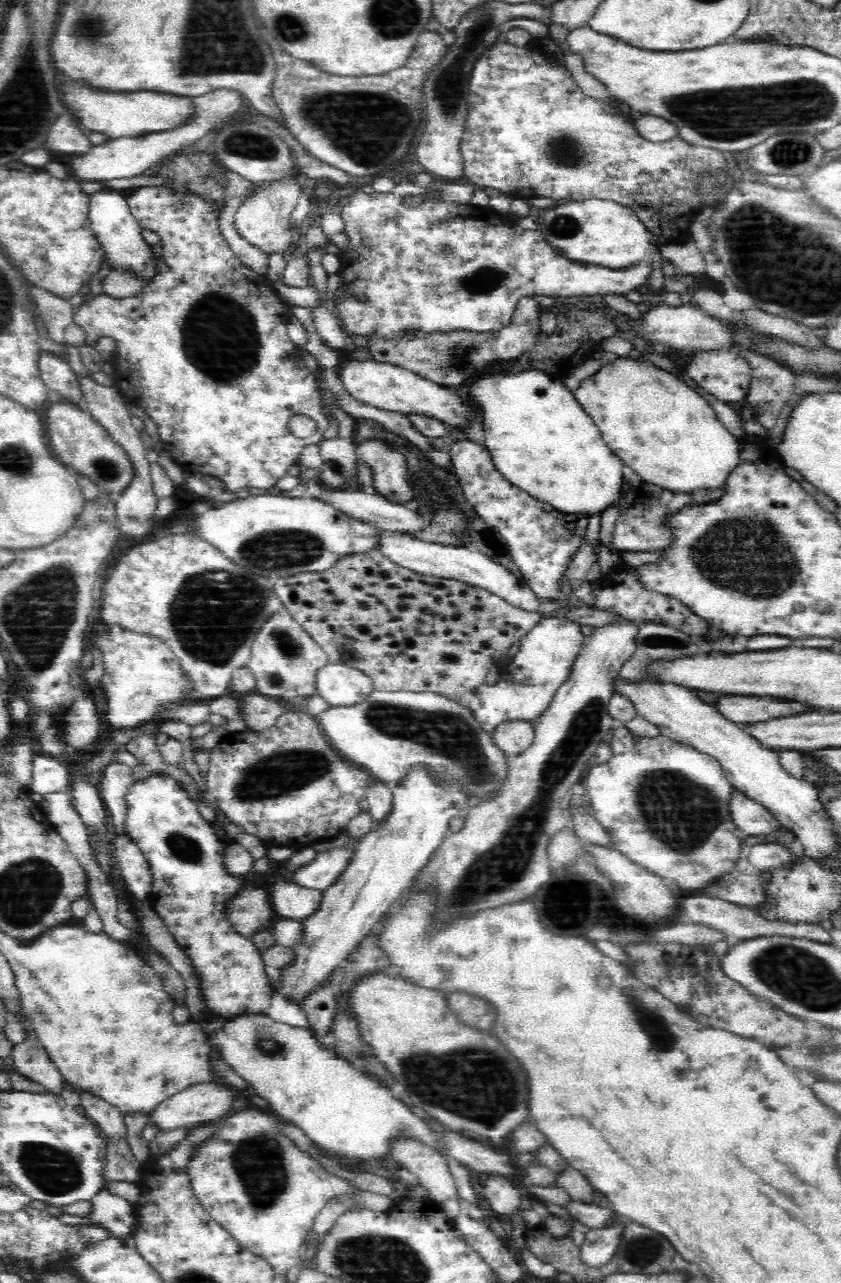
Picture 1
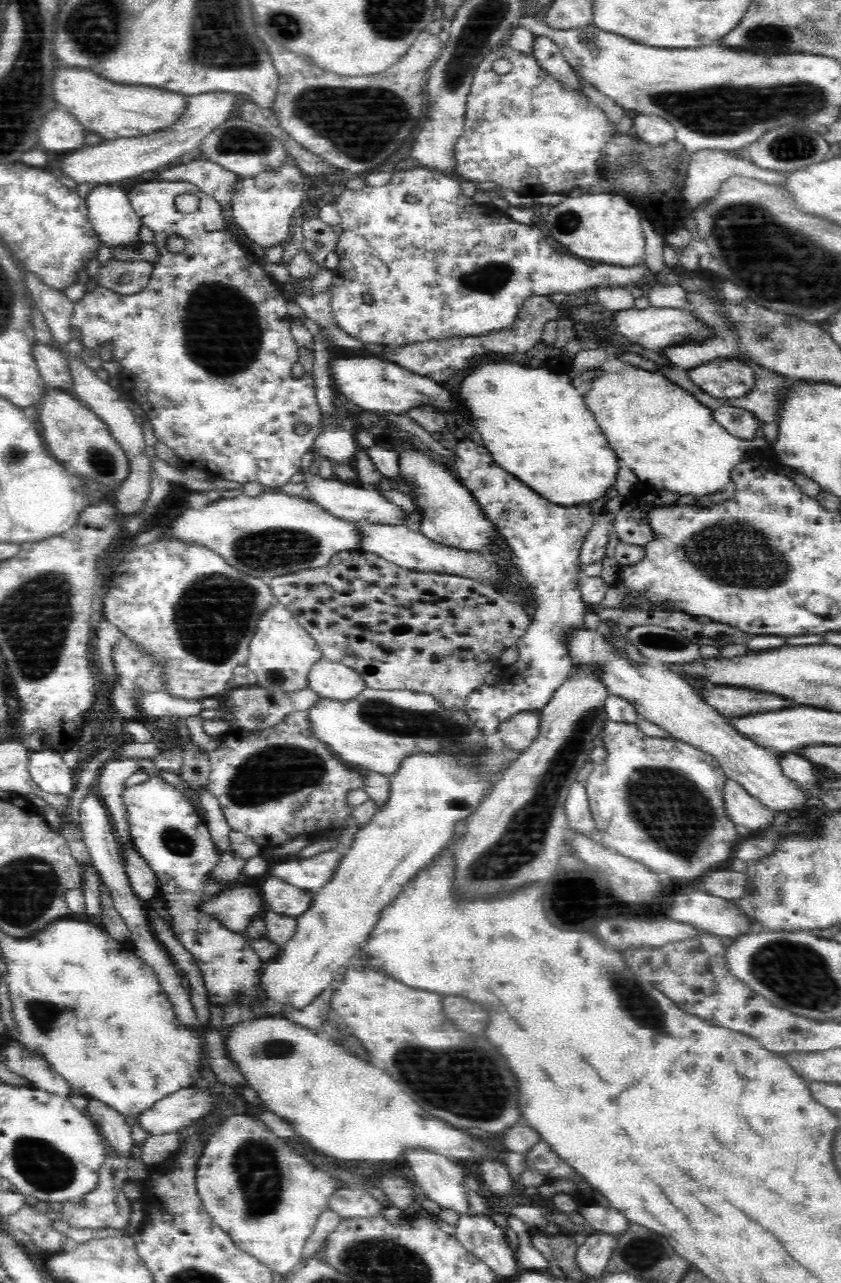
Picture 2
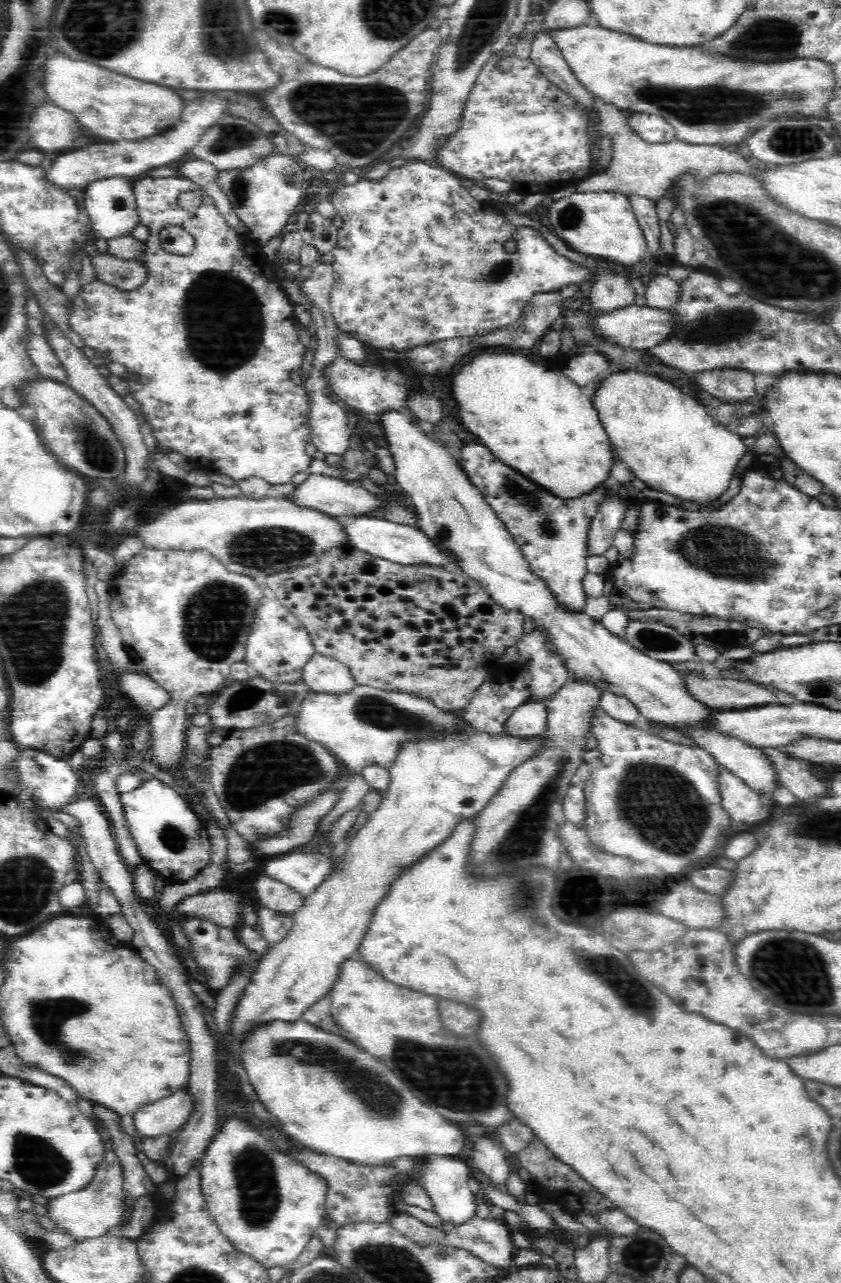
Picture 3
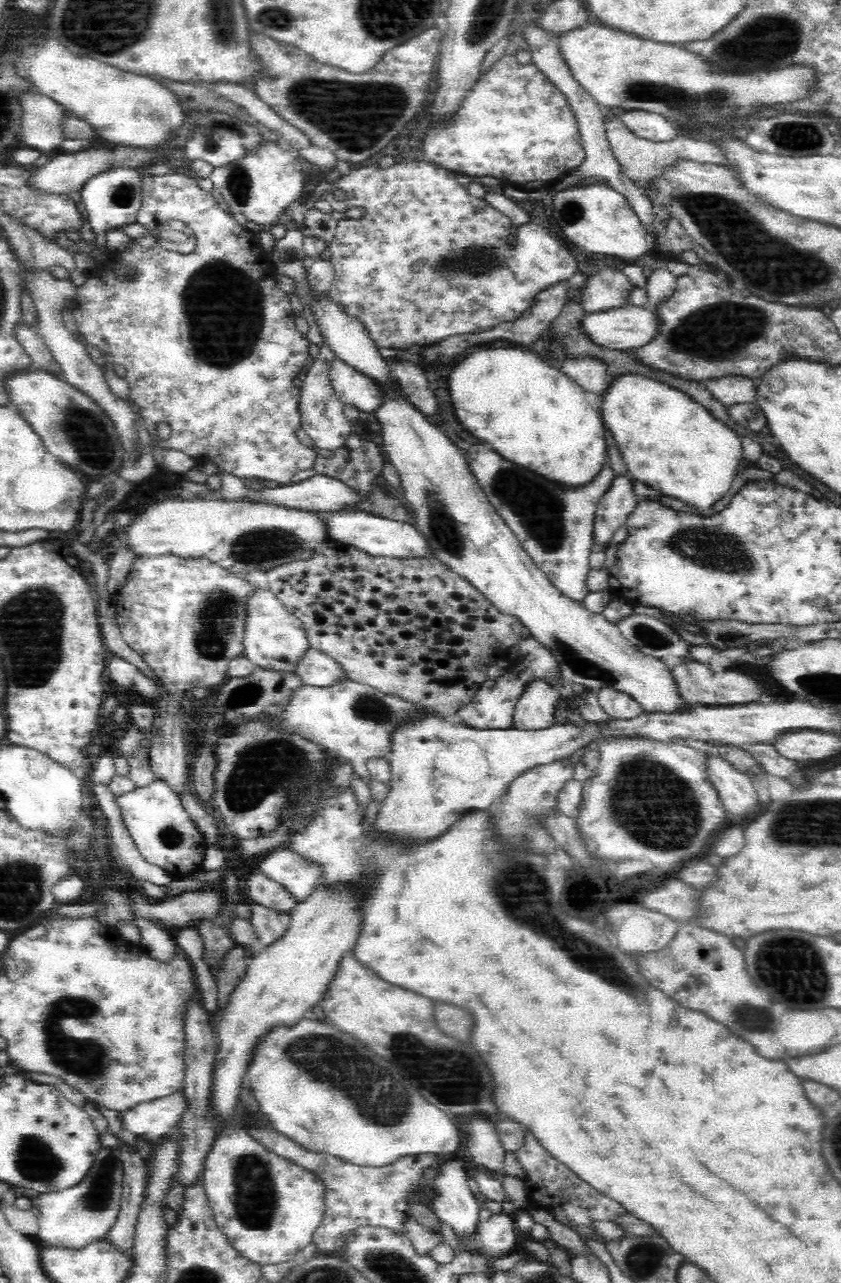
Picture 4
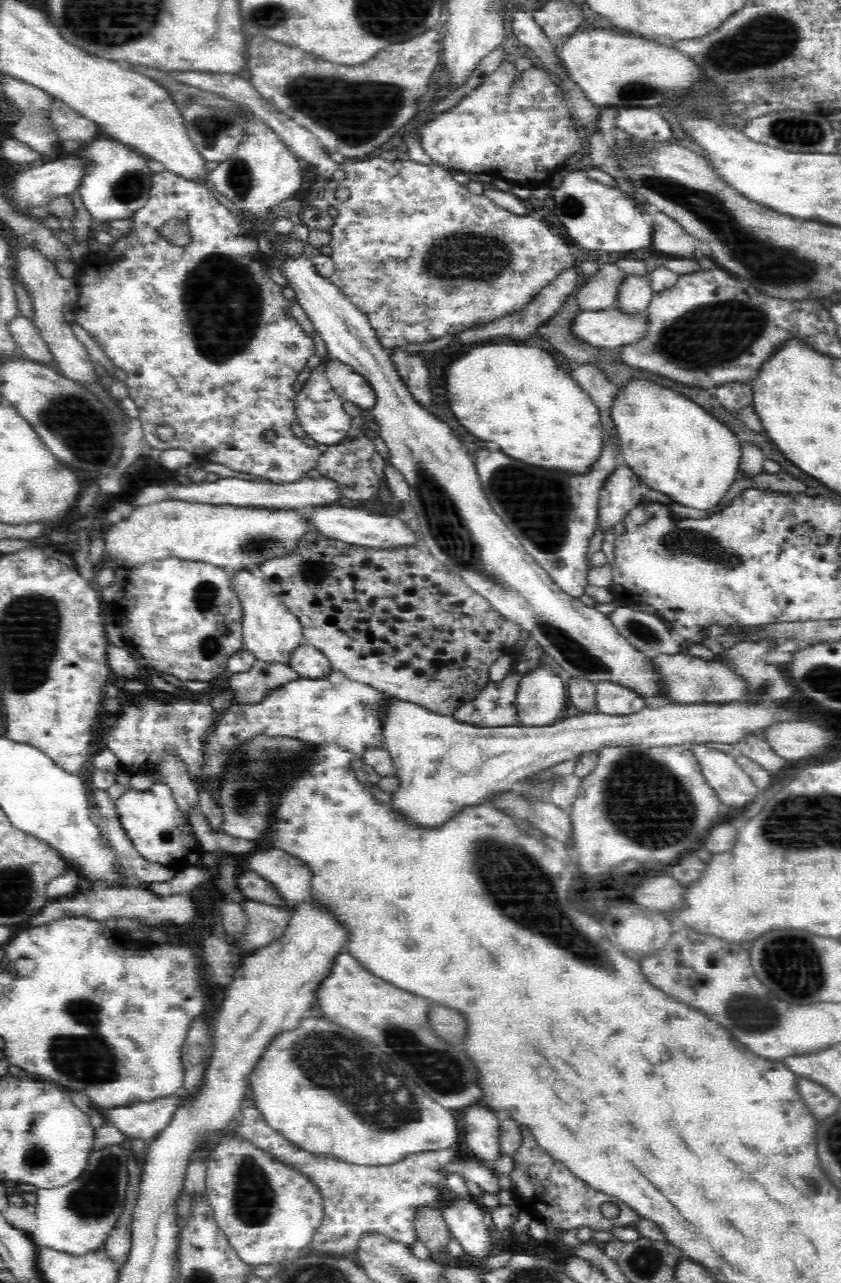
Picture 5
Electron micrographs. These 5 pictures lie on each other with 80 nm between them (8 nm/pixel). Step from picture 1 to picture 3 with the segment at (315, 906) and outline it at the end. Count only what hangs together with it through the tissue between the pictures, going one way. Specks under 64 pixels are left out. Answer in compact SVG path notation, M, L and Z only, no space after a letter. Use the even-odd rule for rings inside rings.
M265 874L258 876L250 885L260 906L270 910L290 915L305 904L305 897L296 889Z

